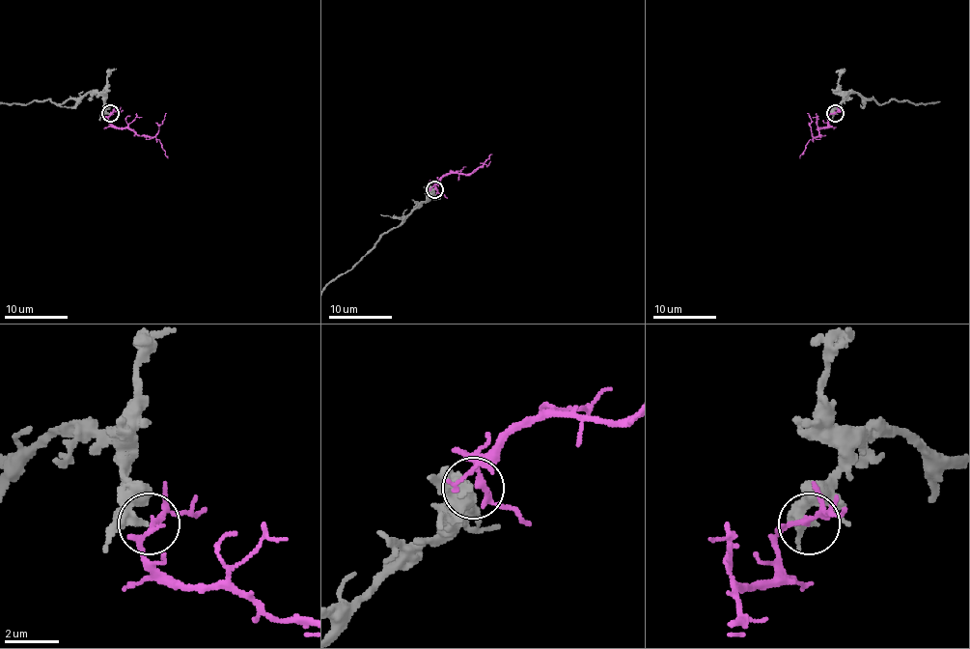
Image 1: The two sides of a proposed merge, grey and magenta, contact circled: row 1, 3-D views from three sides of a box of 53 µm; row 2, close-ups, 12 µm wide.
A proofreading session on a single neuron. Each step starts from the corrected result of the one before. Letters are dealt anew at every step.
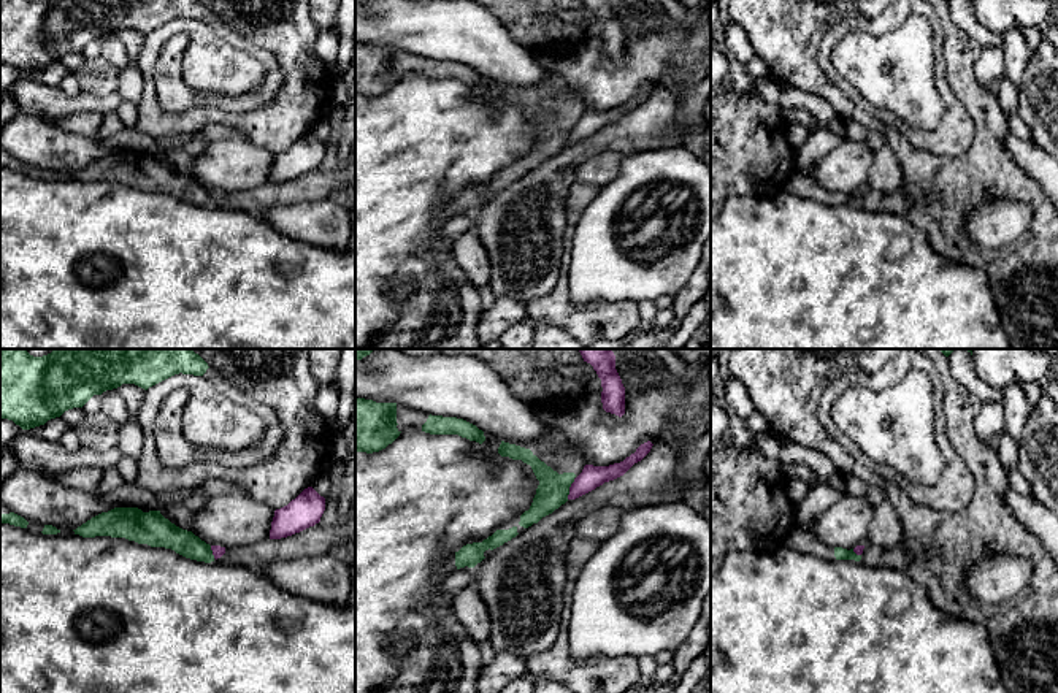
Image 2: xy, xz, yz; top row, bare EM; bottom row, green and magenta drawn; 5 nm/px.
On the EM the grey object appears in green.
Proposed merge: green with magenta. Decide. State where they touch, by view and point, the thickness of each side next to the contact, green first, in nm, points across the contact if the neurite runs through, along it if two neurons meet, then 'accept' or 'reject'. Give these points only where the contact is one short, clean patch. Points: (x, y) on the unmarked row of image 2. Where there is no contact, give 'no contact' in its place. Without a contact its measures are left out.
contact xz (568, 134); calibres 160 and 120 nm; border xz (574, 124), (567, 143); reject

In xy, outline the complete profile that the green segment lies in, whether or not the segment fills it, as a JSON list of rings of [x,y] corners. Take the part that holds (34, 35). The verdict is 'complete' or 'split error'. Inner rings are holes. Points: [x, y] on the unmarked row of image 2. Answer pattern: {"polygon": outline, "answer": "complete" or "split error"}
{"polygon": [[[0,0],[0,63],[30,75],[122,29],[148,35],[179,17],[203,21],[208,13],[200,0]]], "answer": "complete"}

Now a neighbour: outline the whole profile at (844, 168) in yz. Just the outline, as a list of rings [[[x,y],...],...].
[[[844,140],[823,155],[809,176],[831,192],[855,193],[868,189],[874,151],[863,141]]]

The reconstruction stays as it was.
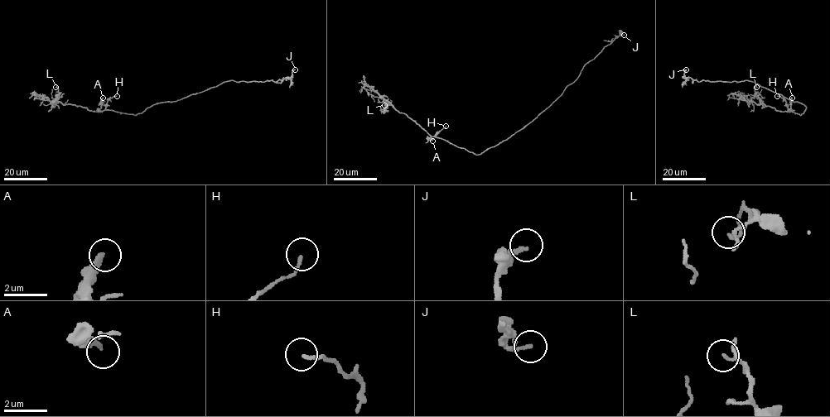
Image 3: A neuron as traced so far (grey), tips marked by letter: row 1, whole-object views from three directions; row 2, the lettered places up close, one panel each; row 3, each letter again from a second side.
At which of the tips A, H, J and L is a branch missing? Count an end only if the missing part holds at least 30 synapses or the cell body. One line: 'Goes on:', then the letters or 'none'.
Goes on: none

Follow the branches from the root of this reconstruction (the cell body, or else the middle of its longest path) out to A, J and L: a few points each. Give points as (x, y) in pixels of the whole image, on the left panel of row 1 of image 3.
A: (166, 102), (156, 103), (135, 115), (112, 110), (100, 111), (103, 98)
J: (166, 102), (174, 102), (229, 80), (277, 82), (290, 78), (295, 69)
L: (166, 102), (156, 103), (135, 115), (112, 110), (92, 112), (58, 102), (55, 87)

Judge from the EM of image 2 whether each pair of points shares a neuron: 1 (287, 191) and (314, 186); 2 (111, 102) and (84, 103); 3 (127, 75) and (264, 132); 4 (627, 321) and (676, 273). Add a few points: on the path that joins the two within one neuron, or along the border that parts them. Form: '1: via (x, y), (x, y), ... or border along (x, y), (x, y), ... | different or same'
1: via (294, 191), (308, 187) | same
2: via (105, 103), (91, 103) | same
3: border along (134, 65), (143, 80), (143, 95), (137, 103) | different
4: border along (600, 302), (633, 300), (638, 303) | different

